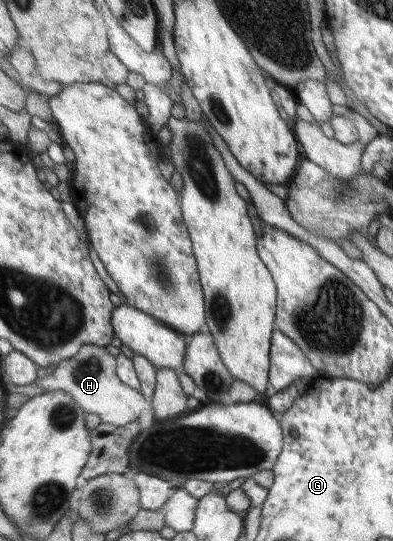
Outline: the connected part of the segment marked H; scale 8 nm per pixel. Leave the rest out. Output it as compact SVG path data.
M83 345L77 355L58 363L52 375L46 374L34 382L45 392L67 393L85 413L95 414L101 422L112 426L129 424L149 411L149 405L139 391L131 389L117 376L117 358L97 345Z

